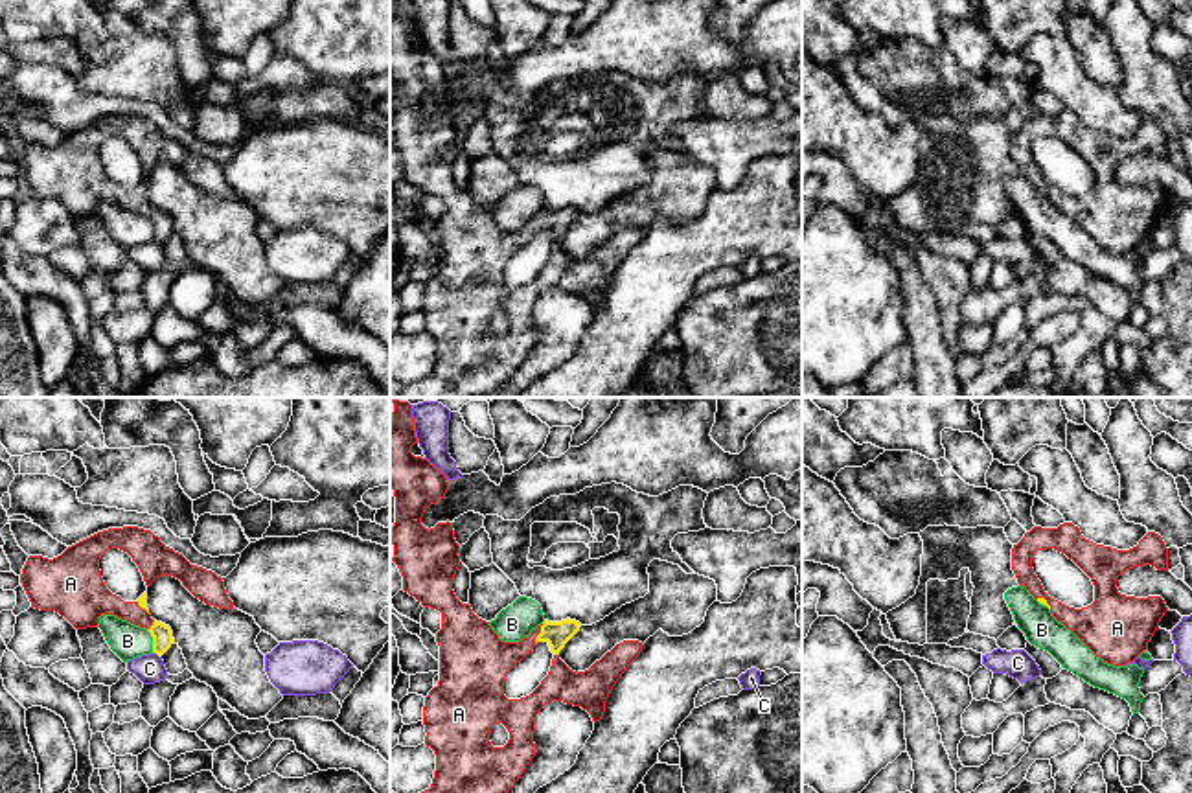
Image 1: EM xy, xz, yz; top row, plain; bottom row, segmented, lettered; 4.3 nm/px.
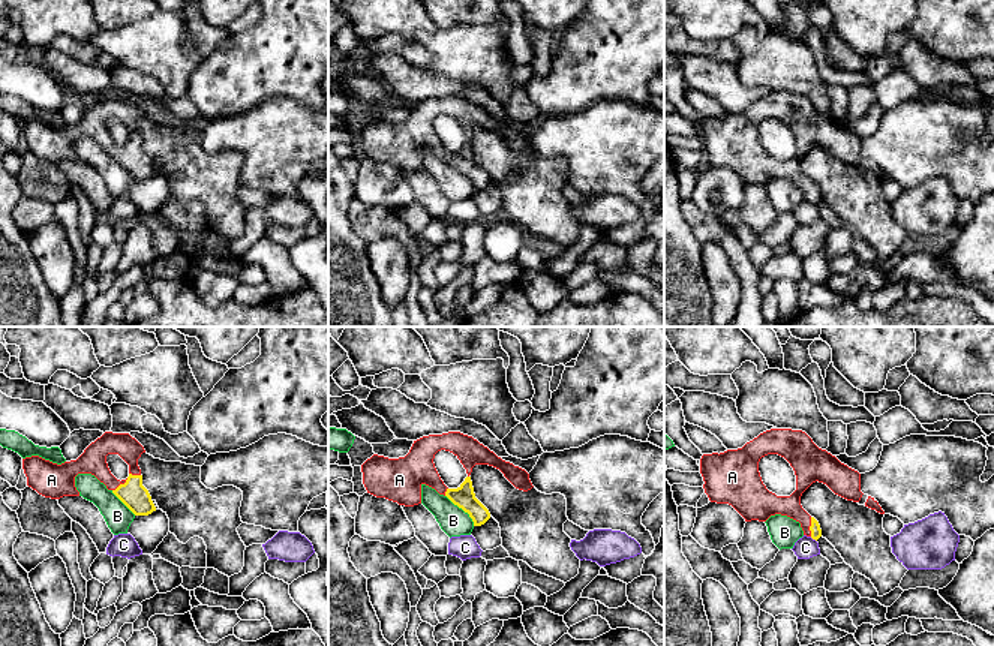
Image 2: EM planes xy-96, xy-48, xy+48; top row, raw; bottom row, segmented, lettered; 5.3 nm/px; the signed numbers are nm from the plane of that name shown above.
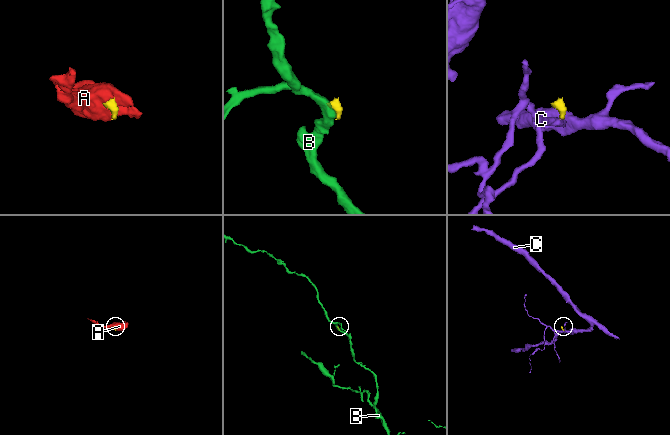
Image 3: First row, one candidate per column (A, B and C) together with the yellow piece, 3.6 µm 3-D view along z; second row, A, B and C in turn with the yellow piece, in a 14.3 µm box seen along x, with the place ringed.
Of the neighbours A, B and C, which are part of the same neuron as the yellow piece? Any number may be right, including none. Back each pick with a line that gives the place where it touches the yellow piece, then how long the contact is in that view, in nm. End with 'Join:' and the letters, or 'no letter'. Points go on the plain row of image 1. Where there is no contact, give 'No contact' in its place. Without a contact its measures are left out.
A: Touches yellow at xz (539, 221). Shared border 100 nm
Join: A

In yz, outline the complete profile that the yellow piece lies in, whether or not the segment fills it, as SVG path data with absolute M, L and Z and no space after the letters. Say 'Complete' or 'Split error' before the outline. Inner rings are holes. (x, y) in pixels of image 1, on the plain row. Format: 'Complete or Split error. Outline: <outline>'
Split error. Outline: M1063 110L1058 116L1034 114L1012 136L1012 158L1017 171L1025 175L1039 191L1047 193L1052 204L1071 217L1096 245L1113 254L1126 254L1146 239L1161 206L1168 199L1161 184L1135 186L1118 180L1117 166L1126 158L1142 153L1152 153L1157 158L1168 158L1168 136L1163 125L1155 120L1148 120L1139 132L1129 138L1117 138L1085 127L1078 114ZM1047 136L1065 142L1091 166L1095 173L1095 190L1091 193L1074 197L1045 180L1041 169L1034 162L1032 145L1037 138Z

